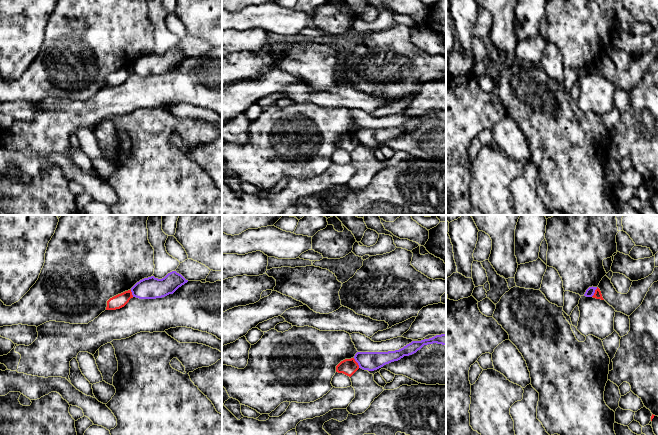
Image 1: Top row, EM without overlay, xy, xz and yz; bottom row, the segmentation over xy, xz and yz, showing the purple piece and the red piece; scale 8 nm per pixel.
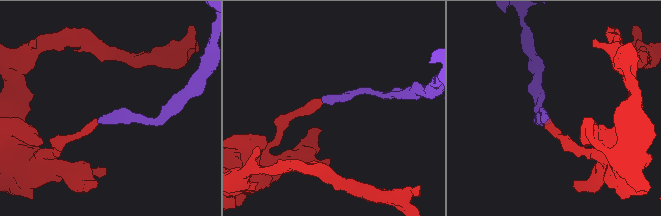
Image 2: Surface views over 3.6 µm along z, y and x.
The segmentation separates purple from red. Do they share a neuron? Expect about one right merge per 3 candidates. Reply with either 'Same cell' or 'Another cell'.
Another cell

